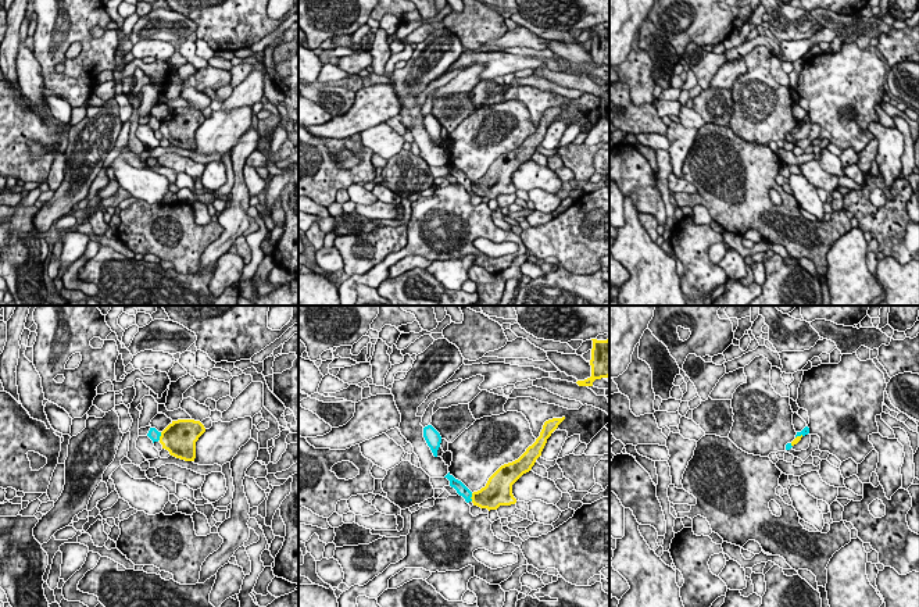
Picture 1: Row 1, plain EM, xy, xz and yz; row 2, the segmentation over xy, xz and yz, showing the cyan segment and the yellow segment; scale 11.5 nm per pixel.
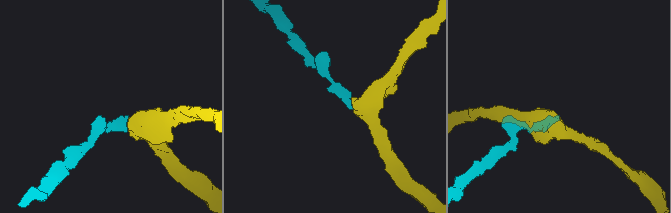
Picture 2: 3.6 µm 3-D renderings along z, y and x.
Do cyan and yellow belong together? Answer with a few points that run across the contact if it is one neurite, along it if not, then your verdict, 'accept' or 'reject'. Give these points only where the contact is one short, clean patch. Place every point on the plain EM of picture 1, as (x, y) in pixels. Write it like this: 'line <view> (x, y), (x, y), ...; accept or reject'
line xy (161, 121), (158, 128); reject

